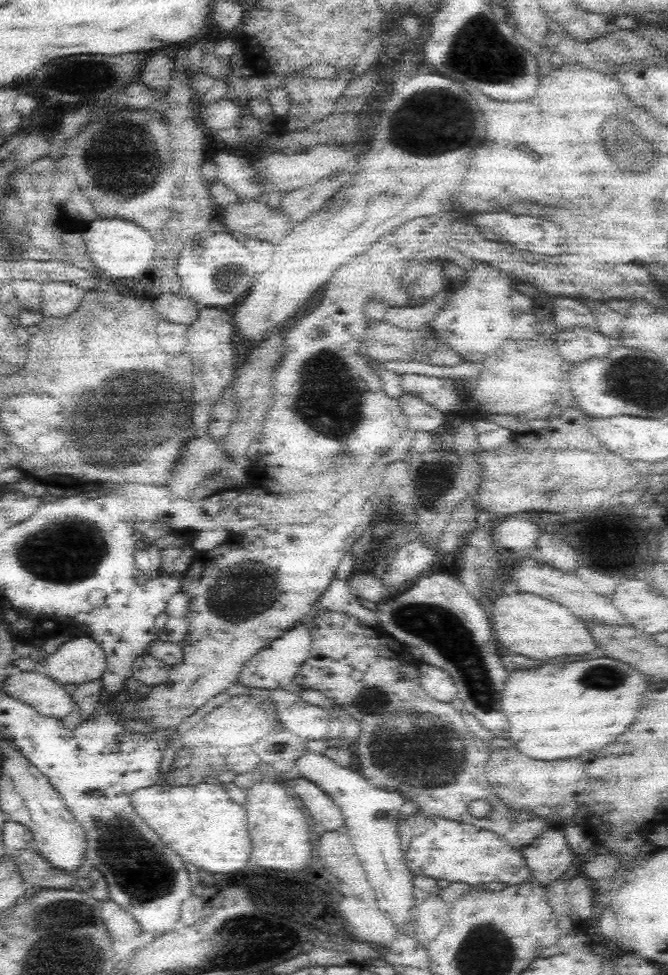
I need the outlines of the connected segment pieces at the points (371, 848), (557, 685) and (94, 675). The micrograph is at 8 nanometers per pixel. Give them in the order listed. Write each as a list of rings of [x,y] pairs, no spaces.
[[[324,747],[320,751],[306,751],[300,755],[295,762],[294,775],[311,780],[332,797],[344,815],[344,826],[348,828],[346,833],[354,844],[355,853],[362,863],[369,885],[372,886],[378,906],[384,910],[387,918],[397,924],[399,932],[414,936],[410,925],[413,872],[406,866],[400,835],[396,830],[396,820],[403,814],[404,795],[398,791],[386,792],[370,786],[358,772],[336,764],[336,760],[327,754]]]
[[[602,654],[582,662],[544,664],[510,674],[500,708],[508,721],[505,738],[528,758],[564,760],[600,750],[620,736],[634,720],[651,679]]]
[[[82,631],[60,645],[54,654],[44,656],[44,660],[44,675],[61,685],[98,680],[107,666],[100,645]]]

